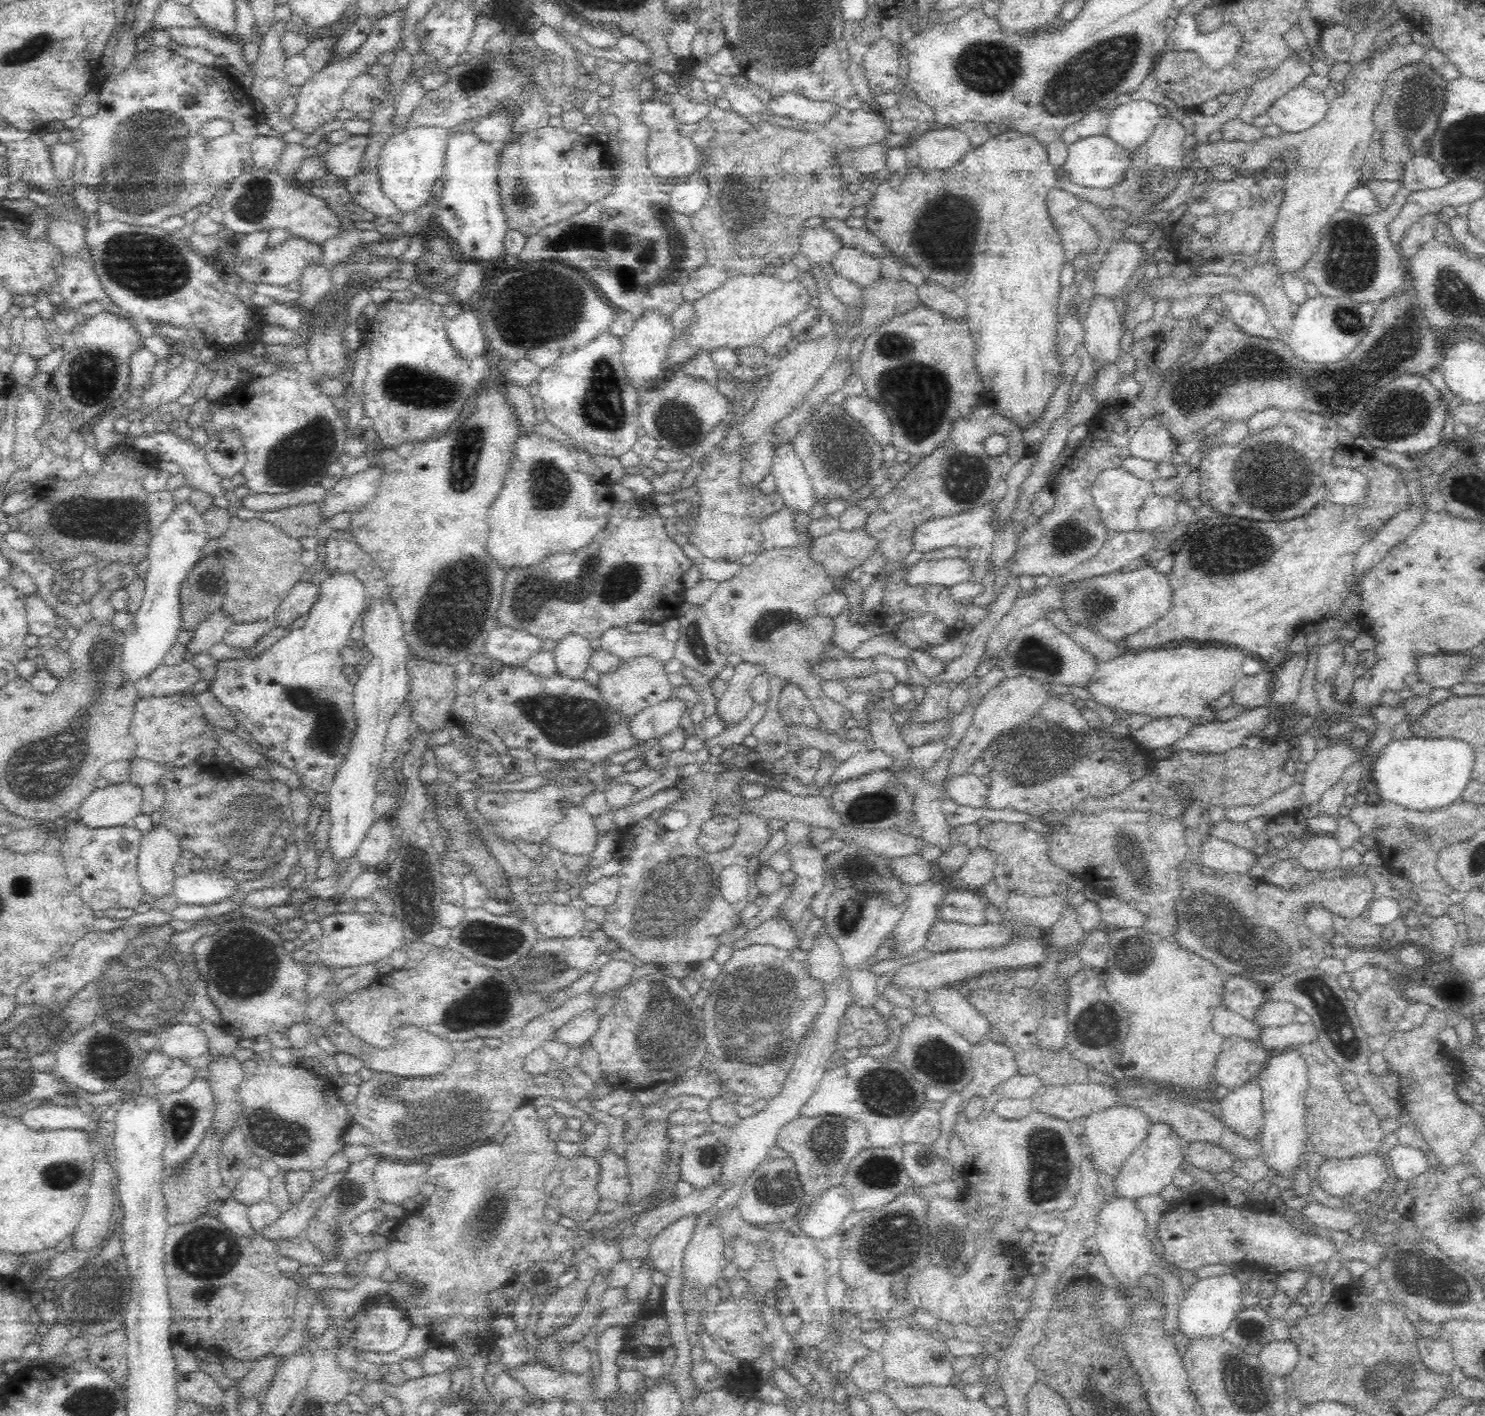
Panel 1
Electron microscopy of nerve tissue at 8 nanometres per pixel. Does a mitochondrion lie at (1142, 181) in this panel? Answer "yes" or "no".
yes

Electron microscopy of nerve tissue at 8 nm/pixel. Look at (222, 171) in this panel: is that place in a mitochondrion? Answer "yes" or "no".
no

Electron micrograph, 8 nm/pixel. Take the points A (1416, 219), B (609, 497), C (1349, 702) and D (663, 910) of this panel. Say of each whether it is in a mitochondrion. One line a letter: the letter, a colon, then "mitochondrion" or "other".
A: other
B: other
C: other
D: mitochondrion

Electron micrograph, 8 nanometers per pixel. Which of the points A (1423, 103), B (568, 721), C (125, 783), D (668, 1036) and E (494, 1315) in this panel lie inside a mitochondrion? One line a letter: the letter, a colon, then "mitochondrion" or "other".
A: mitochondrion
B: mitochondrion
C: other
D: mitochondrion
E: other

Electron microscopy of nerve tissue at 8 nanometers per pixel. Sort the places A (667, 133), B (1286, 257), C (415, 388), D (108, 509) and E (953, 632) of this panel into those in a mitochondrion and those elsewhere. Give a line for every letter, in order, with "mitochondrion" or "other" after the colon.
A: other
B: other
C: mitochondrion
D: other
E: other

